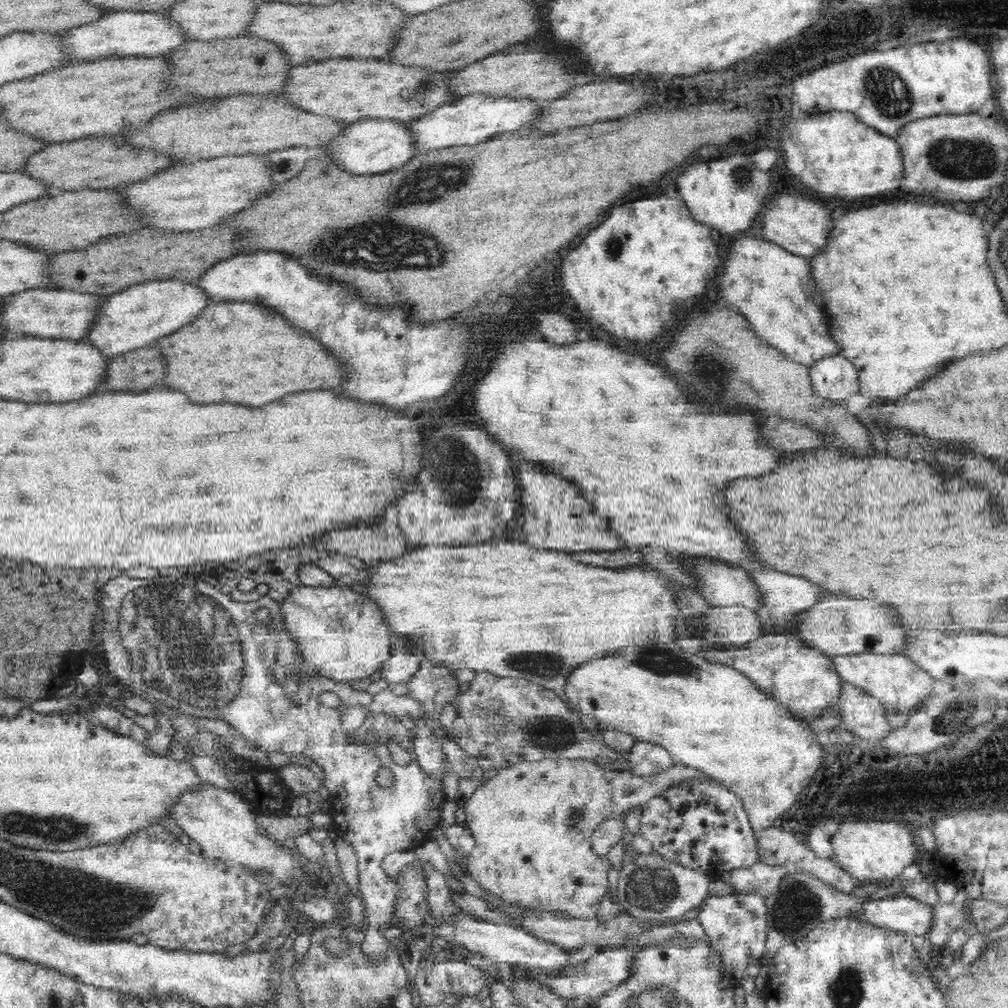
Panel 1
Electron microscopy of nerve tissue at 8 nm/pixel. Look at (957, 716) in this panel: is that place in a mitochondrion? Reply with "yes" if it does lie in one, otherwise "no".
yes

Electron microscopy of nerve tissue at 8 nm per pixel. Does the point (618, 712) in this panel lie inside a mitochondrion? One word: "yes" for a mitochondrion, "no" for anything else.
no

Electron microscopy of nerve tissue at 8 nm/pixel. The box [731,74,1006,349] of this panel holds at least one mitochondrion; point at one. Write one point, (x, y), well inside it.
(953, 160)

